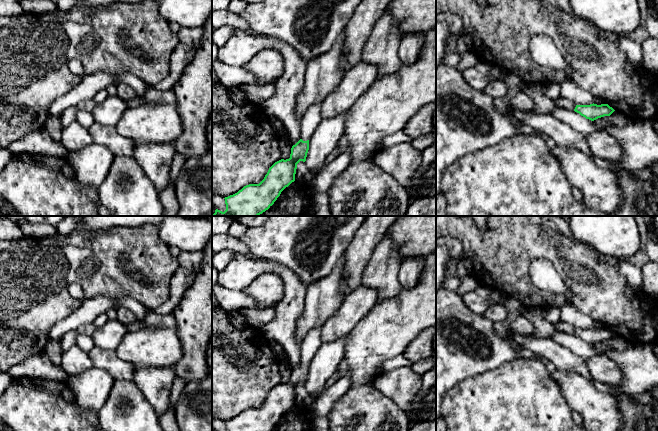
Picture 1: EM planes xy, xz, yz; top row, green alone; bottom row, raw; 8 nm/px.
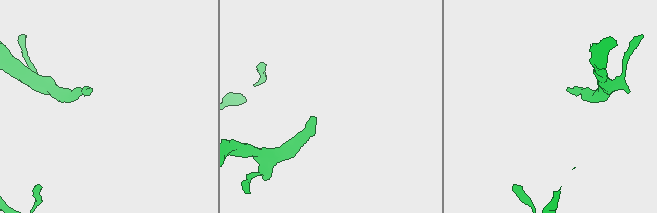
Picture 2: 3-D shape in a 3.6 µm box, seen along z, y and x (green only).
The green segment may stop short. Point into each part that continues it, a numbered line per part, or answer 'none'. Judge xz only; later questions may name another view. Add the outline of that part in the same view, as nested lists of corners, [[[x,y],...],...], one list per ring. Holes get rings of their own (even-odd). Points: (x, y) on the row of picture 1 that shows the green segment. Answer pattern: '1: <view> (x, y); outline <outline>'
none

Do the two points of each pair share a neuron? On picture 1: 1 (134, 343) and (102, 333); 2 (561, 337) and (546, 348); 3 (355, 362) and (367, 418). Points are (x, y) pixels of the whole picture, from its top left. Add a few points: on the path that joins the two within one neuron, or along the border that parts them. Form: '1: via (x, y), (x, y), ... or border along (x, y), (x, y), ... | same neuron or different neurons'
1: border along (128, 332), (114, 350) | different neurons
2: border along (549, 337), (576, 354) | different neurons
3: border along (371, 384), (352, 386) | different neurons

